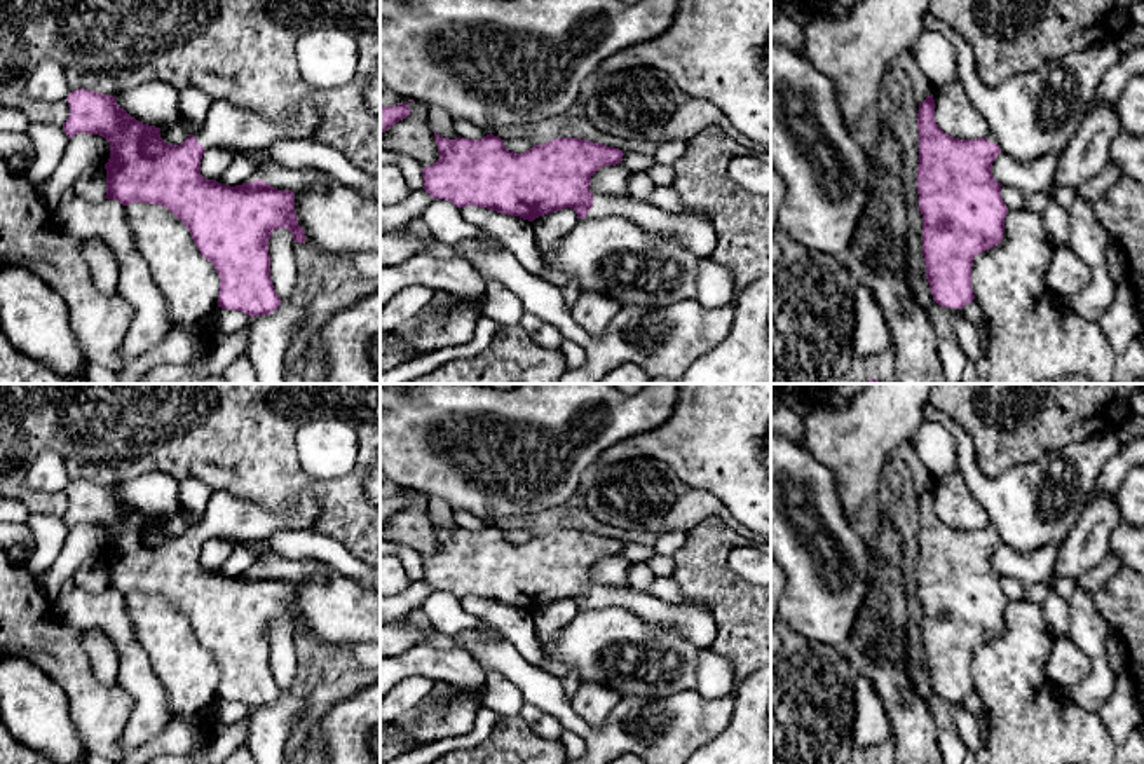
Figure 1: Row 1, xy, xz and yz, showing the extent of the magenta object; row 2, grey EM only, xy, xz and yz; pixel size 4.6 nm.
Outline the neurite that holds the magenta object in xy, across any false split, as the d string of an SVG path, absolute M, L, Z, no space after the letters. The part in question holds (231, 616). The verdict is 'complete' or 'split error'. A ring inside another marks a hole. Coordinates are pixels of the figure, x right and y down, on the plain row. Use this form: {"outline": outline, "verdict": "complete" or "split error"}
{"outline": "M77 480L66 492L70 506L63 520L68 529L99 525L110 534L105 590L122 597L159 595L181 611L220 666L218 698L251 708L279 699L269 630L274 621L288 619L295 633L305 633L295 584L262 570L221 576L201 565L201 549L213 537L265 541L281 529L309 530L319 515L310 494L274 511L213 490L202 522L188 525L181 535L169 535L160 529L160 518L131 508L115 487Z", "verdict": "split error"}

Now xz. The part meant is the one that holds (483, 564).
{"outline": "M434 523L439 549L422 560L424 581L432 590L445 590L457 598L476 597L502 605L534 612L539 607L570 598L577 609L624 607L647 623L670 628L684 635L698 649L705 651L717 638L717 623L710 612L696 604L671 605L631 588L593 586L591 567L603 556L621 555L624 542L581 529L556 529L544 535L534 535L523 544L509 542L504 530L492 523L481 530L443 529Z", "verdict": "split error"}

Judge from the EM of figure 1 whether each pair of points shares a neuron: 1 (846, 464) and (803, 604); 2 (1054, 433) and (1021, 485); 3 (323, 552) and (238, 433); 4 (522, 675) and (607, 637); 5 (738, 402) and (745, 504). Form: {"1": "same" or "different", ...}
{"1": "different", "2": "different", "3": "different", "4": "different", "5": "same"}

